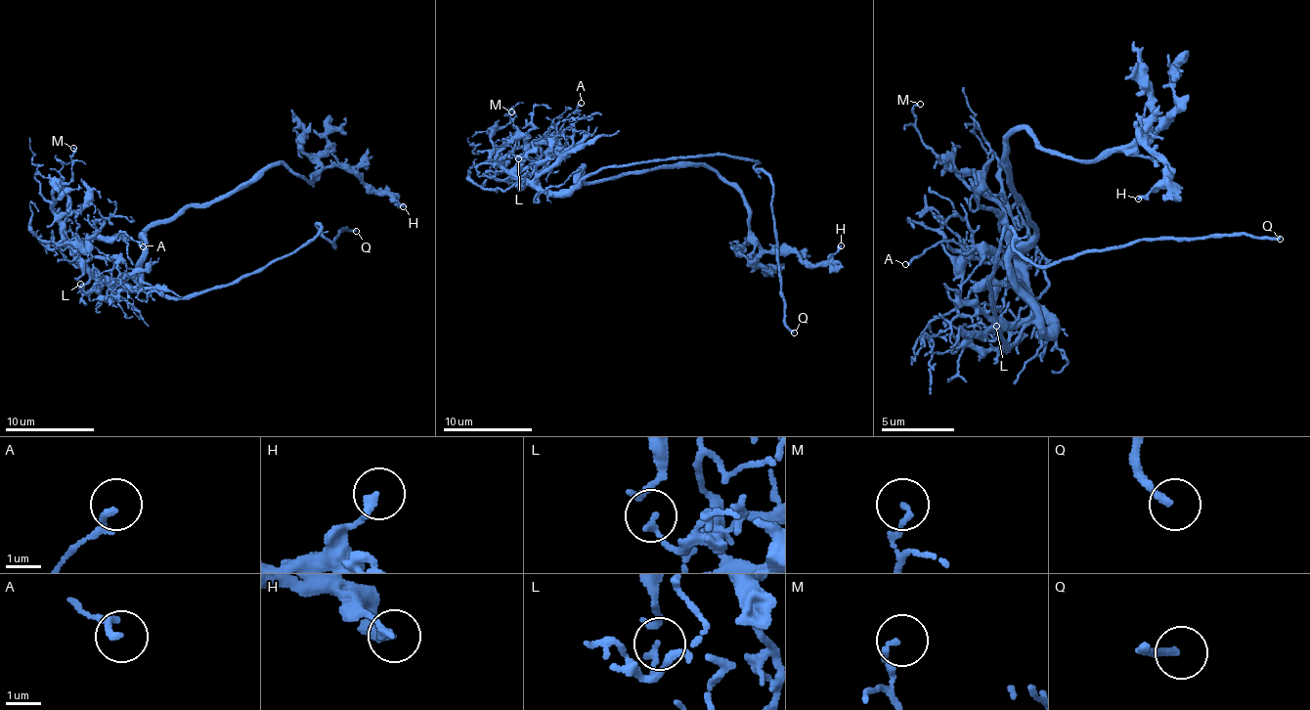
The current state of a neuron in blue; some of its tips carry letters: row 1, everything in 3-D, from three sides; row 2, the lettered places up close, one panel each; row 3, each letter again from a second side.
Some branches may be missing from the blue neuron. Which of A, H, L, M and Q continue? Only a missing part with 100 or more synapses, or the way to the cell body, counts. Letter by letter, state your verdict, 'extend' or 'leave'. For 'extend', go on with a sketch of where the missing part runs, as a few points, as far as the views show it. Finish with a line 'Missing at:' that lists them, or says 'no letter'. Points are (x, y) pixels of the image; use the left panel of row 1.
A: leave
H: leave
L: leave
M: leave
Q: extend; course (356, 231), (352, 226), (359, 226), (376, 215), (401, 244), (374, 246), (319, 264)
Missing at: Q

